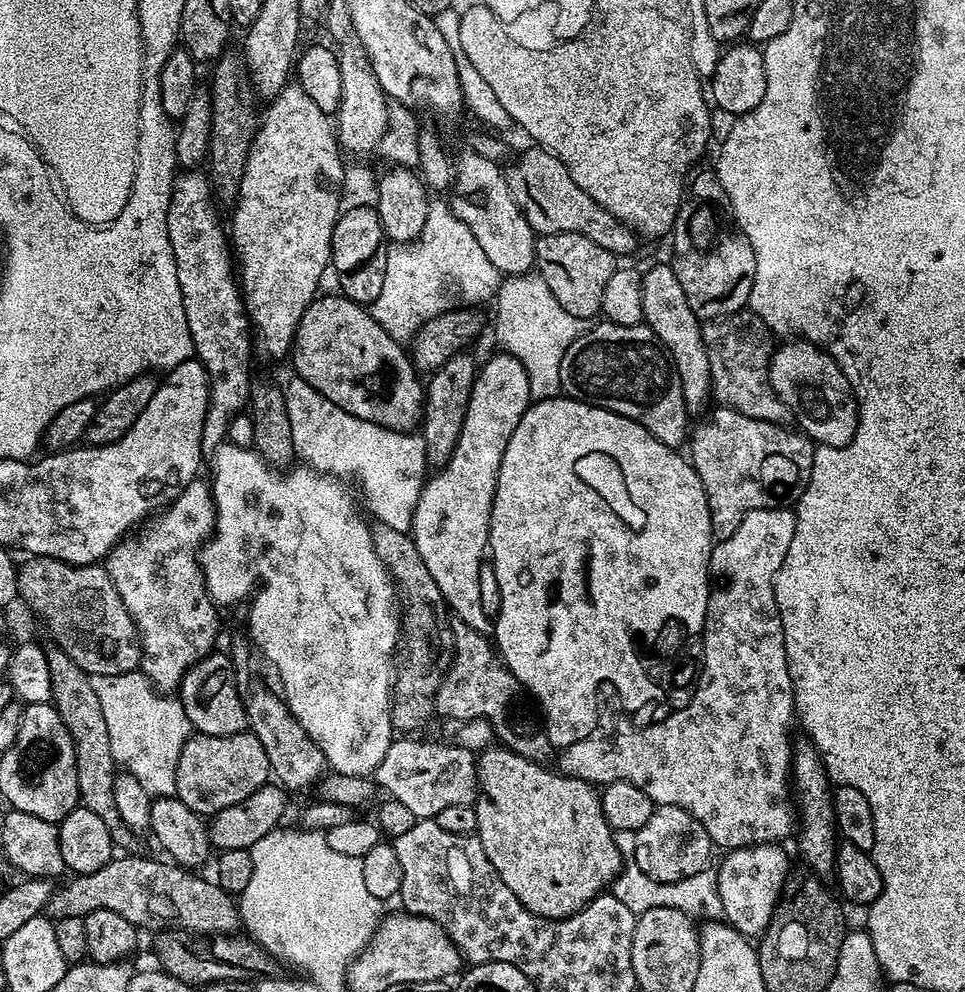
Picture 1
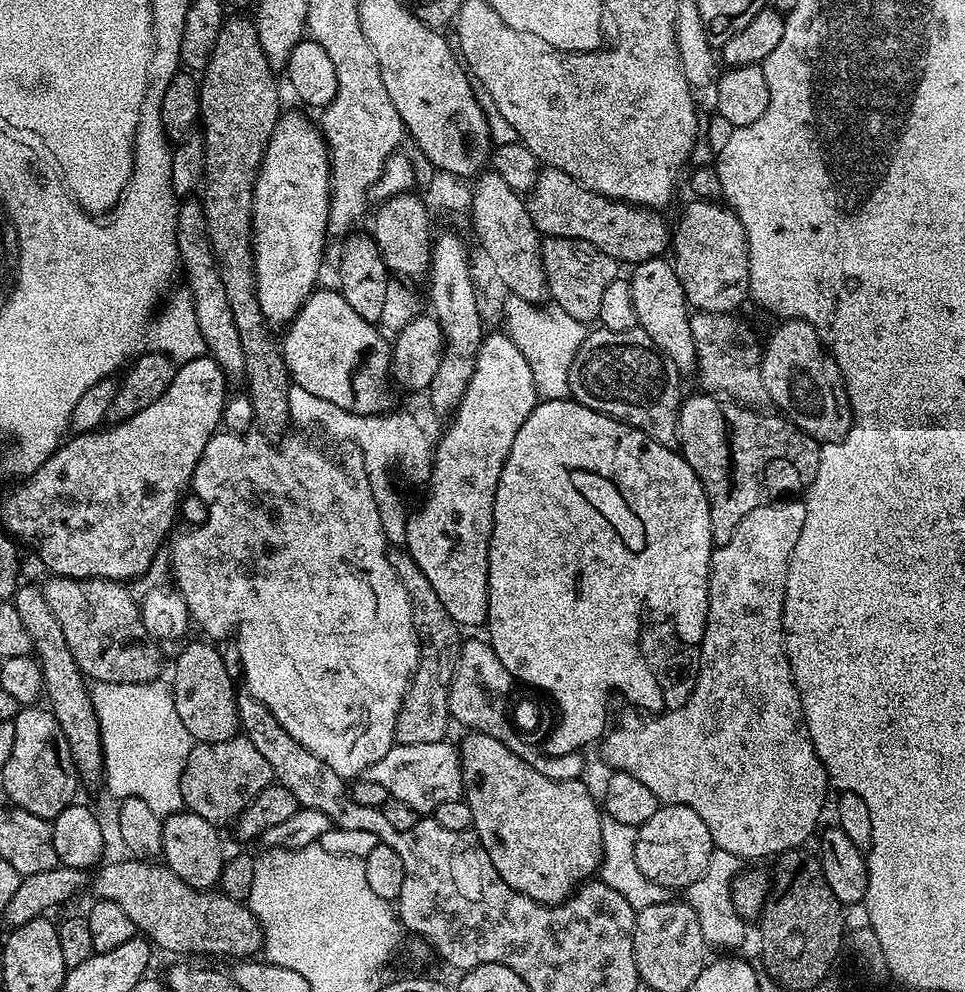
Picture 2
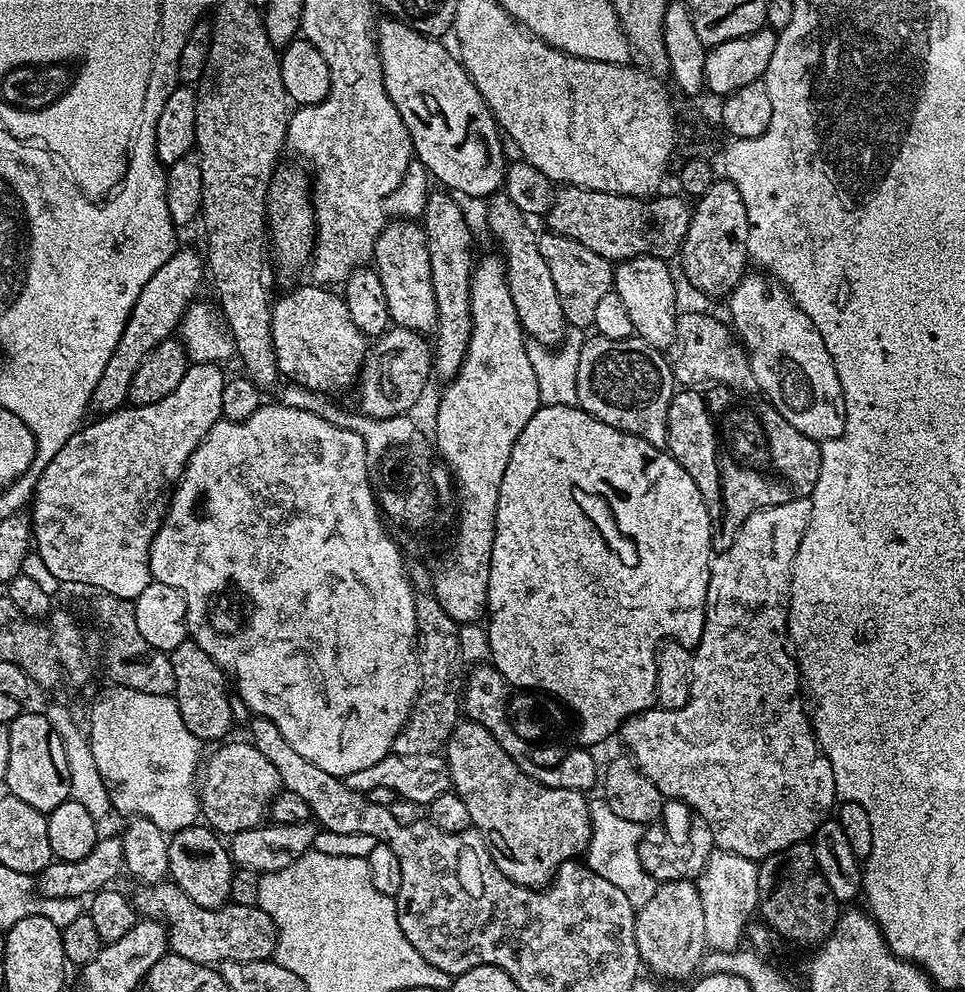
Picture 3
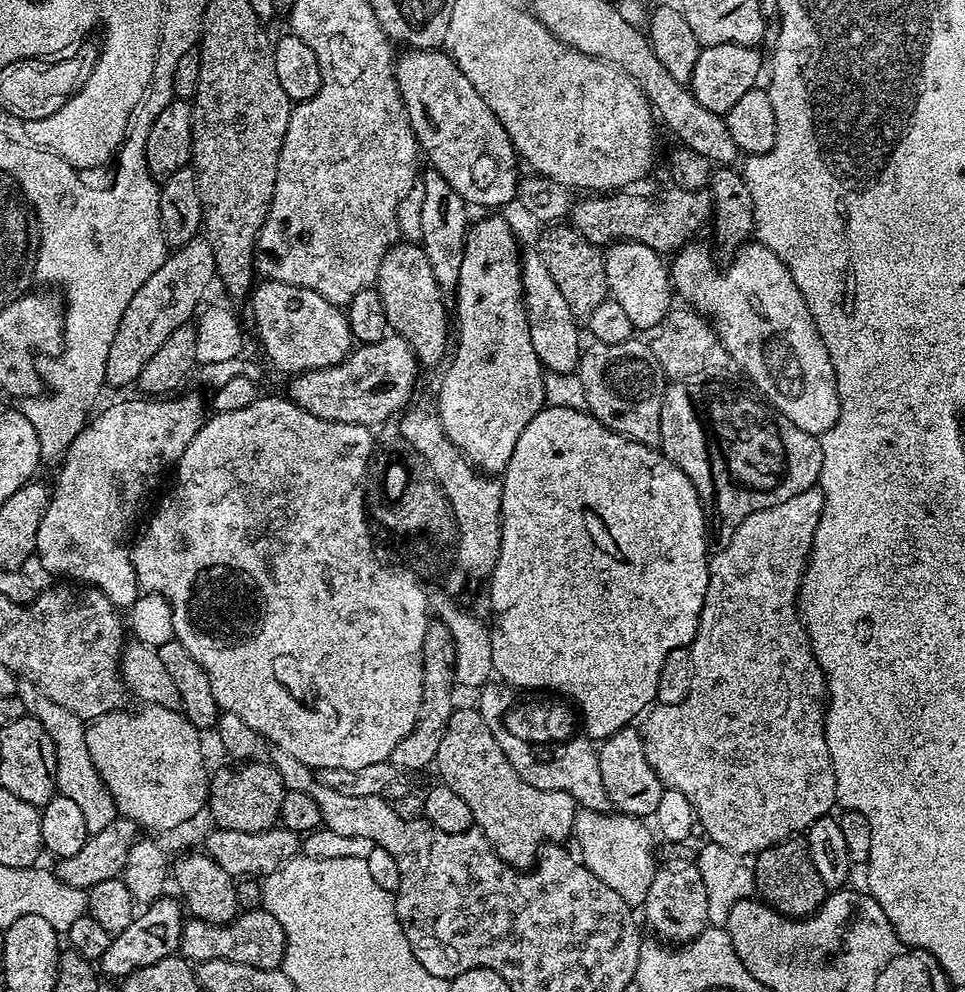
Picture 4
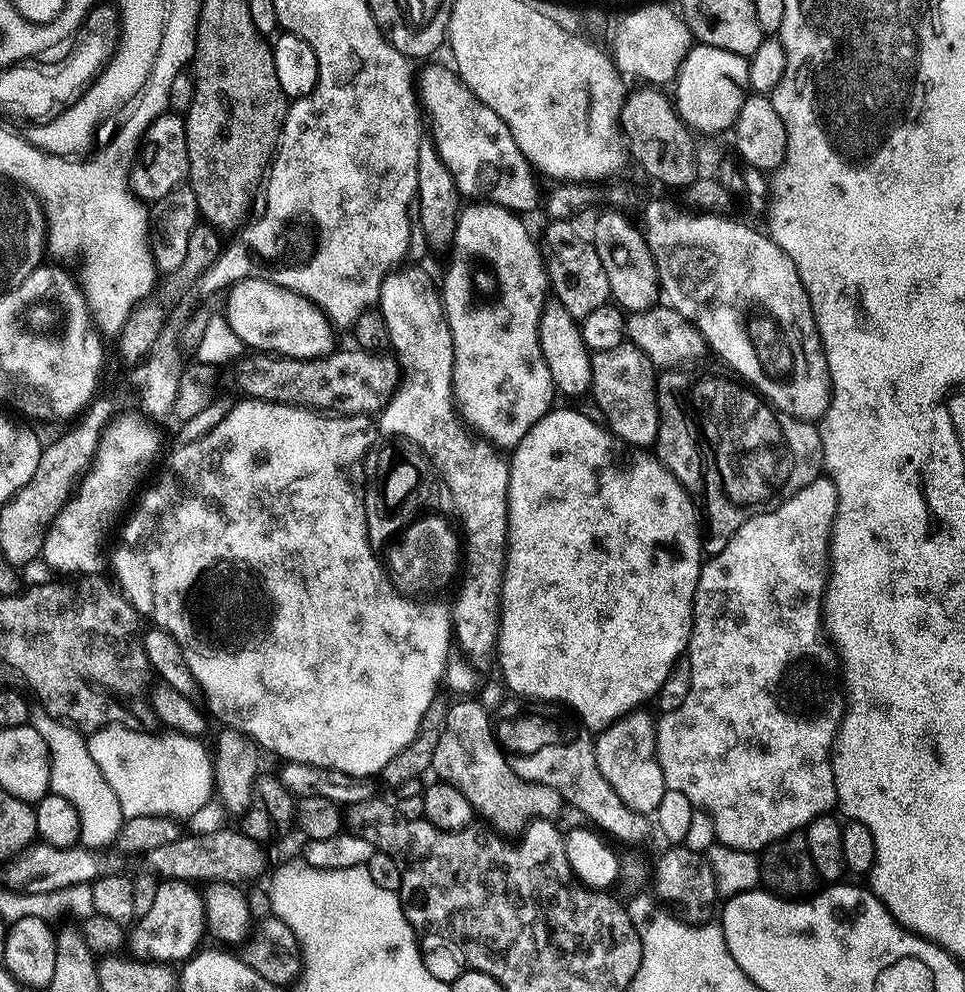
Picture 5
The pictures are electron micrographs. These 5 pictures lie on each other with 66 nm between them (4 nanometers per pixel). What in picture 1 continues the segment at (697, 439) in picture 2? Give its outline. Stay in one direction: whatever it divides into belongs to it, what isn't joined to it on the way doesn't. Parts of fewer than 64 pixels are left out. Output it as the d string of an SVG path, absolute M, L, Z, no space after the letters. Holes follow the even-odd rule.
M723 406L713 407L704 418L690 432L690 463L706 490L712 535L716 540L730 538L750 510L778 508L799 501L816 462L813 441L803 432L791 432L784 424L750 418Z

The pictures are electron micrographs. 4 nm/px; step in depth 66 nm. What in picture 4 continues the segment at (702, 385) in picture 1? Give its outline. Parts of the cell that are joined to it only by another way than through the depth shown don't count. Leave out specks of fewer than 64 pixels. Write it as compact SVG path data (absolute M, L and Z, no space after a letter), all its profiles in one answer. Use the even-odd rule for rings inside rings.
M618 240L603 249L608 296L622 306L633 329L655 329L674 304L674 289L669 265L661 253L638 241Z

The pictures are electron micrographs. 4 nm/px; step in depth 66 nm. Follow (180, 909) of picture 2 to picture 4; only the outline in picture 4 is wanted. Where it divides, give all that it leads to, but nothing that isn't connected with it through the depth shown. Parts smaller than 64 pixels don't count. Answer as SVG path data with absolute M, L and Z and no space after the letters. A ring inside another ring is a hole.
M263 906L241 911L229 924L211 924L195 918L184 921L179 955L189 962L201 960L225 960L242 966L254 966L258 970L279 969L284 963L286 934L282 922L274 918Z

